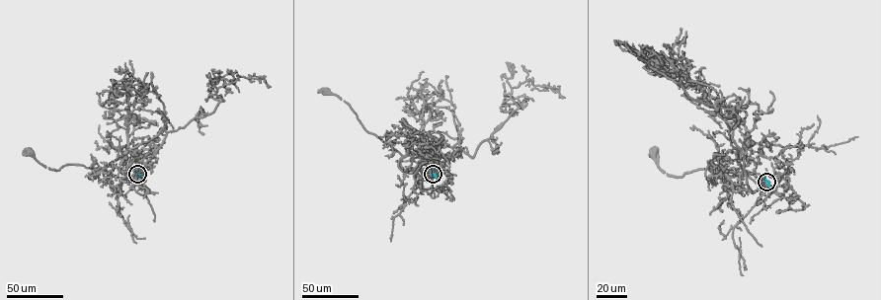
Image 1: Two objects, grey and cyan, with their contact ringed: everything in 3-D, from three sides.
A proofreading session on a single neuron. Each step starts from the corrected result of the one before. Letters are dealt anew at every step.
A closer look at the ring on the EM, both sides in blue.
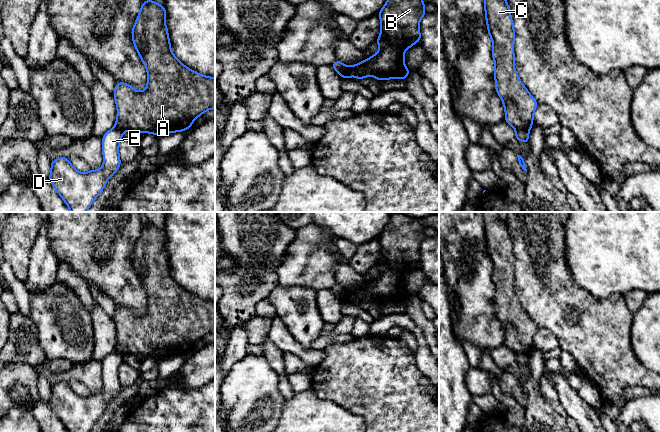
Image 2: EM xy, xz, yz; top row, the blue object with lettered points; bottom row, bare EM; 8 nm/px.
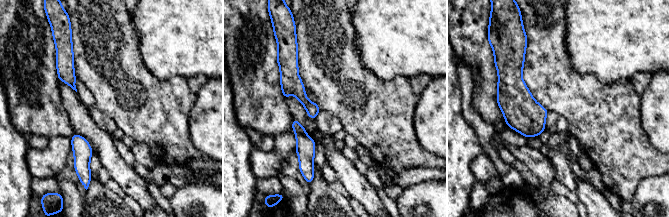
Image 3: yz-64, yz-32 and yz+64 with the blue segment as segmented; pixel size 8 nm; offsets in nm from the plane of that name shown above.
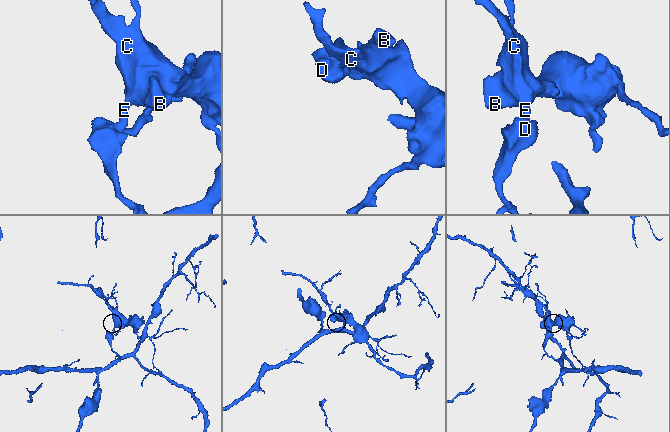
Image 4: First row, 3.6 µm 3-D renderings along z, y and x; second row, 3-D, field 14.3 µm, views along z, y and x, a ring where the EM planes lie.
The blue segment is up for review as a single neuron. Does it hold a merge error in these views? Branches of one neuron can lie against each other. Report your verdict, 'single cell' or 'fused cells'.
fused cells

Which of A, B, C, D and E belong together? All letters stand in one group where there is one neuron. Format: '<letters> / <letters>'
A B C / D E

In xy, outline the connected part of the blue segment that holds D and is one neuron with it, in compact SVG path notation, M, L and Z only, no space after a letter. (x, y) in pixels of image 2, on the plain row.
M116 351L104 358L101 362L104 386L98 394L81 397L67 381L52 384L49 404L68 432L89 432L99 420L108 402L121 389L119 366L122 362L123 356Z

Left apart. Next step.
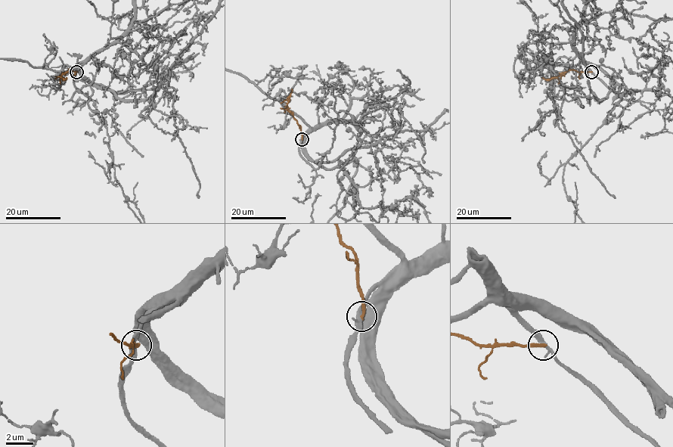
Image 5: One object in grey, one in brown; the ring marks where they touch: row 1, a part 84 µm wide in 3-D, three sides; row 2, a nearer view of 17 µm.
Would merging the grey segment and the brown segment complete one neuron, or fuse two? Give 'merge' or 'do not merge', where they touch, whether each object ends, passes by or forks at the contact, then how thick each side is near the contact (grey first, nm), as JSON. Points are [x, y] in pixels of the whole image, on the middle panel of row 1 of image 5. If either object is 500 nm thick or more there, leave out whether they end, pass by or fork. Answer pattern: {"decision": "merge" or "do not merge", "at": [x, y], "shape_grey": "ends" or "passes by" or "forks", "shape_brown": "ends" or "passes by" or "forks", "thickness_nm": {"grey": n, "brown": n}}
{"decision": "do not merge", "at": [302, 139], "shape_grey": "passes by", "shape_brown": "ends", "thickness_nm": {"grey": 280, "brown": 240}}

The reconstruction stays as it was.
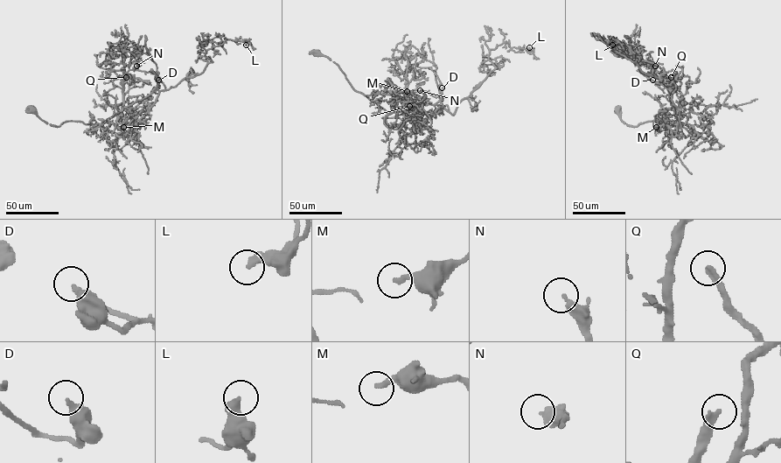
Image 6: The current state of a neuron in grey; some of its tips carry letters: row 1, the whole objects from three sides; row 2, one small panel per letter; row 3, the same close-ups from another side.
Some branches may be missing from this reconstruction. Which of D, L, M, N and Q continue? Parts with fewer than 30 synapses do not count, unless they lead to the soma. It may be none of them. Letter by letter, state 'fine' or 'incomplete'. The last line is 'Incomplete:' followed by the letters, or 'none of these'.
D: fine
L: fine
M: fine
N: fine
Q: fine
Incomplete: none of these

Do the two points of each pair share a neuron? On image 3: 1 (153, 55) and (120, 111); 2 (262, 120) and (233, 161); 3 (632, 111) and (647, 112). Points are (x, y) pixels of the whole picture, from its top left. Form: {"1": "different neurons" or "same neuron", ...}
{"1": "different neurons", "2": "different neurons", "3": "different neurons"}

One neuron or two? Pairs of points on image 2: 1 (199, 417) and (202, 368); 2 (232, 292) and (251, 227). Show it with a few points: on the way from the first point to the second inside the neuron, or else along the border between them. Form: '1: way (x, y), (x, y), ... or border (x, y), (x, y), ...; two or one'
1: border (204, 384), (198, 387), (177, 386); two
2: way (248, 276), (251, 273), (251, 243); one

